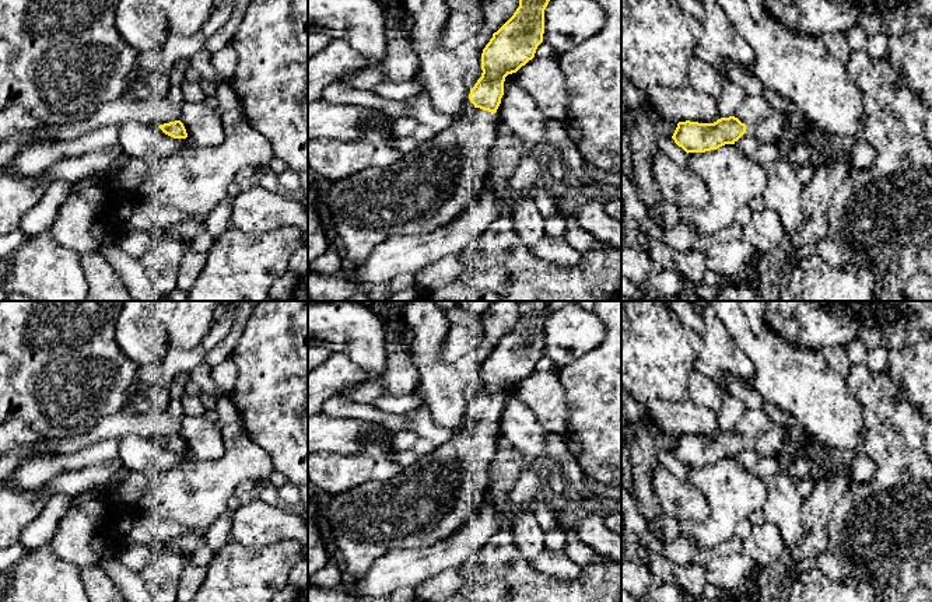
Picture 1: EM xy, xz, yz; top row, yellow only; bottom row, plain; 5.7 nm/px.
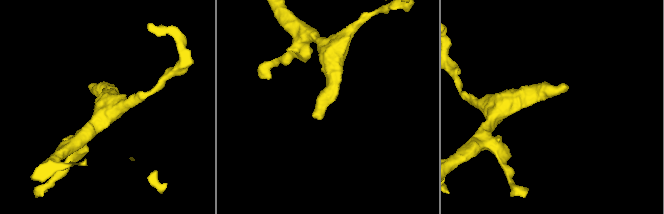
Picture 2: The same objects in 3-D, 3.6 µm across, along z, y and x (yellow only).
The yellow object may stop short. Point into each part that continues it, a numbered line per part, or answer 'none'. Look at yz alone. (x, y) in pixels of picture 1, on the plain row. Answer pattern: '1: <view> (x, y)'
1: yz (774, 444)

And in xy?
none

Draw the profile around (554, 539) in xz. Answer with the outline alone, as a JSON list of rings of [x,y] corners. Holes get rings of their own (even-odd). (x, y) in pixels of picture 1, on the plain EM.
[[[557,524],[553,529],[544,532],[544,543],[546,550],[554,553],[556,556],[565,556],[565,529]]]

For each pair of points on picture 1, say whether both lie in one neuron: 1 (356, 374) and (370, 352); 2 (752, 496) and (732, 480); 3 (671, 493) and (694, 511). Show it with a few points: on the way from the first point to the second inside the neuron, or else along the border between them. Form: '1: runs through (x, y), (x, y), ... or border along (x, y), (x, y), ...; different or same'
1: border along (330, 352), (343, 352), (368, 374); different
2: runs through (747, 493), (736, 485); same
3: runs through (676, 496), (689, 506); same

